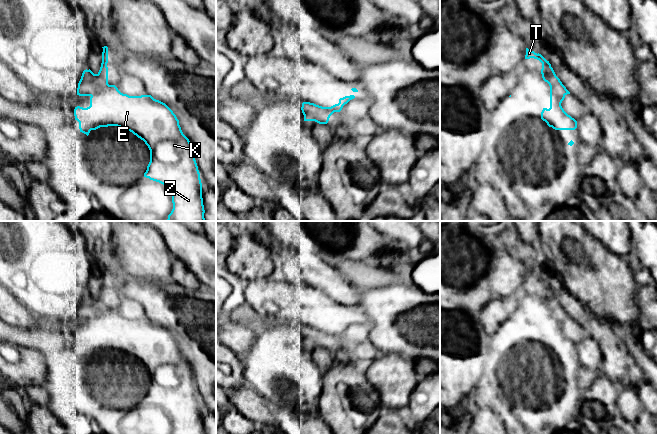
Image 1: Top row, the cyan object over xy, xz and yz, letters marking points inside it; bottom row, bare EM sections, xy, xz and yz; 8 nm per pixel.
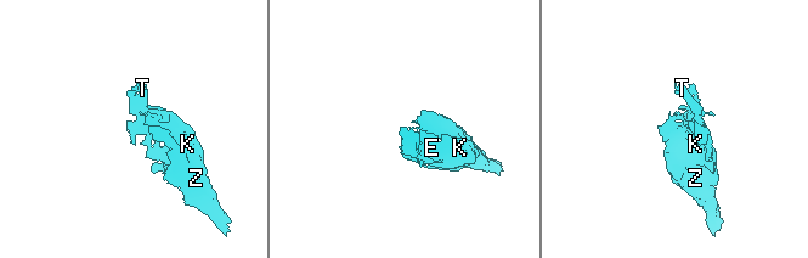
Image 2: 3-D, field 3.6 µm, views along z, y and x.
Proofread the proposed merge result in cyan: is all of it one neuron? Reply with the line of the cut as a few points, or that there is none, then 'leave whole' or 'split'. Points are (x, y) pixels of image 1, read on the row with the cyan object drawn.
cut xy (107, 83), (98, 93), (91, 96); split

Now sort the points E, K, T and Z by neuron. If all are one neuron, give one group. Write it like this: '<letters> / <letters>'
E K Z / T

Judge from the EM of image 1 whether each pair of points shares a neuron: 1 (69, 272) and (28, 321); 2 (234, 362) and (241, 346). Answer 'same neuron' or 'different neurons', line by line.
1: different neurons
2: different neurons

